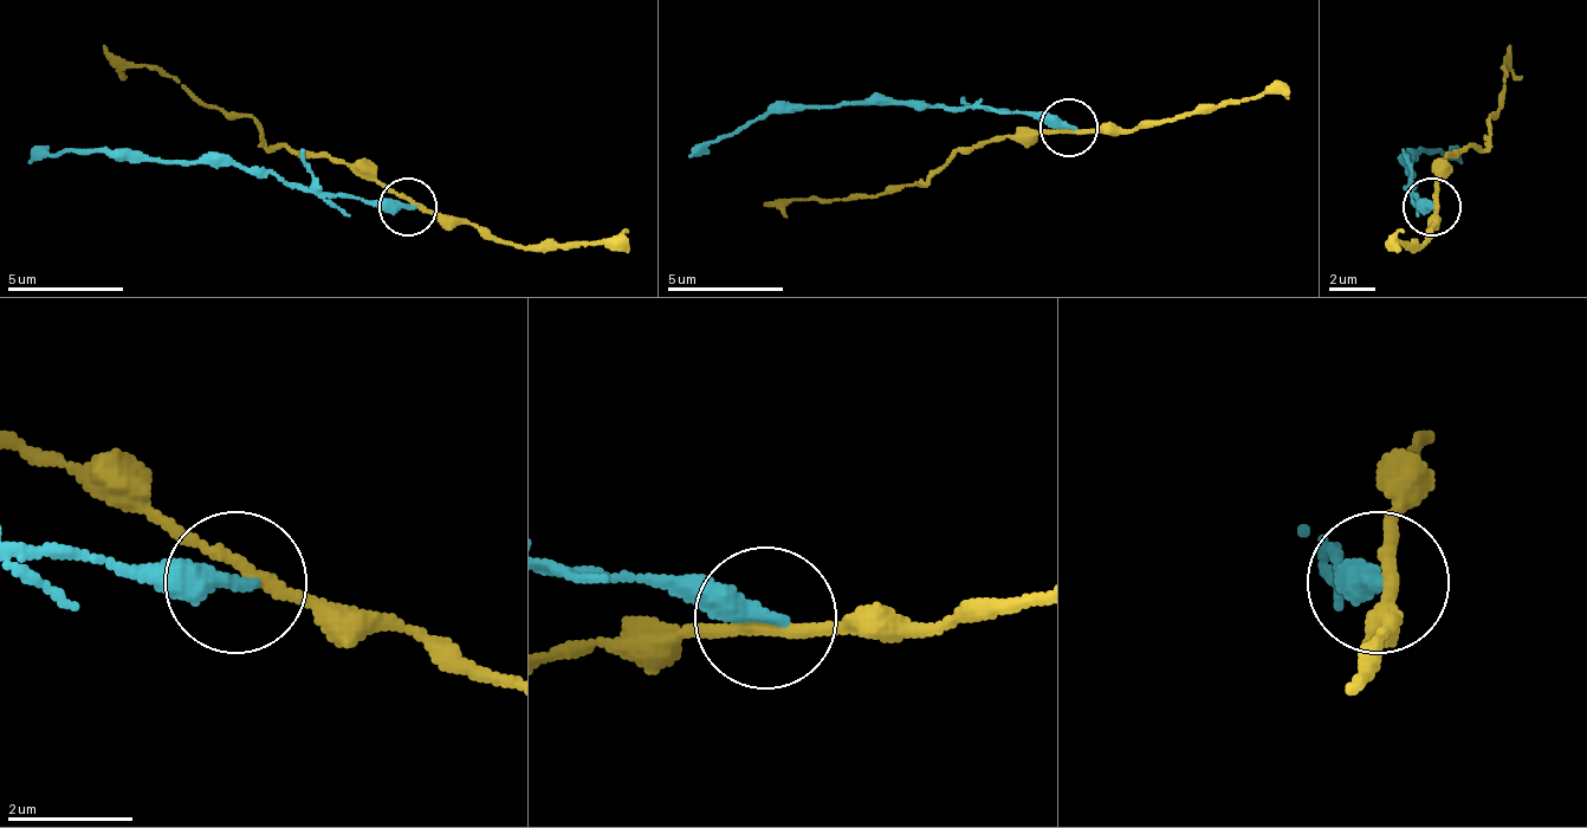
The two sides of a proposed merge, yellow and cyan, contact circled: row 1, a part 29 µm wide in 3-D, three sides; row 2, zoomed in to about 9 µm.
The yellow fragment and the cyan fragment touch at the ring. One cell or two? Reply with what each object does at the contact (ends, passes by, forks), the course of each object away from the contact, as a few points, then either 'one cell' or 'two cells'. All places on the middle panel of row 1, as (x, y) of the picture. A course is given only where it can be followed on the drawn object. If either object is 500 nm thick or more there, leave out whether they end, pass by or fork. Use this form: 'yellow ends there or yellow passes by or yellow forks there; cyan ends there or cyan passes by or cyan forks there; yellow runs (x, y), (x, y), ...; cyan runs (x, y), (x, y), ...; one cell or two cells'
yellow passes by; cyan ends there; yellow runs (1070, 131), (971, 143), (925, 183), (907, 183), (833, 201), (786, 201), (763, 206); cyan runs (1070, 125), (965, 108), (839, 102), (757, 114), (699, 143), (687, 154); two cells

